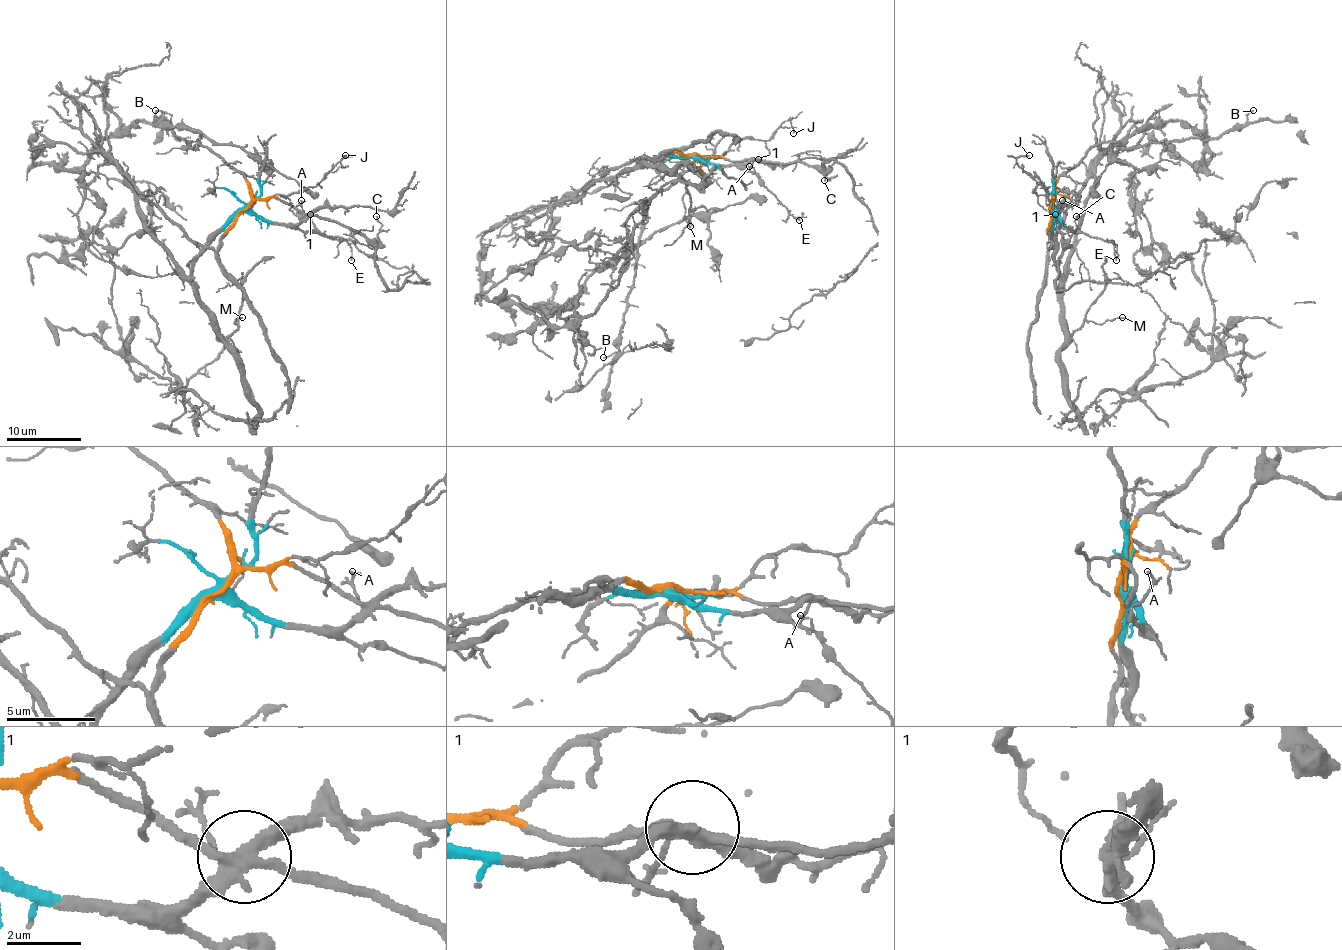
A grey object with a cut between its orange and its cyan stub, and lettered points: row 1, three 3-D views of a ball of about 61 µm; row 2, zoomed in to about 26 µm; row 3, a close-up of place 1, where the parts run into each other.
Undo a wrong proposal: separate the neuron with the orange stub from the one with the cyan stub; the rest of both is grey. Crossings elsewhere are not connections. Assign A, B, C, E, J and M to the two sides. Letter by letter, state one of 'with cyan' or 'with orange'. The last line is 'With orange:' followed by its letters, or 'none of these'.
A: with cyan
B: with orange
C: with orange
E: with cyan
J: with orange
M: with cyan
With orange: B, C, J

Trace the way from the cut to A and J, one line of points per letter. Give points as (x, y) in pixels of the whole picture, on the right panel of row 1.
A: (1052, 207), (1061, 224), (1055, 217), (1065, 205), (1063, 200)
J: (1050, 207), (1052, 196), (1037, 194), (1037, 187), (1016, 162), (1018, 157), (1029, 155)

